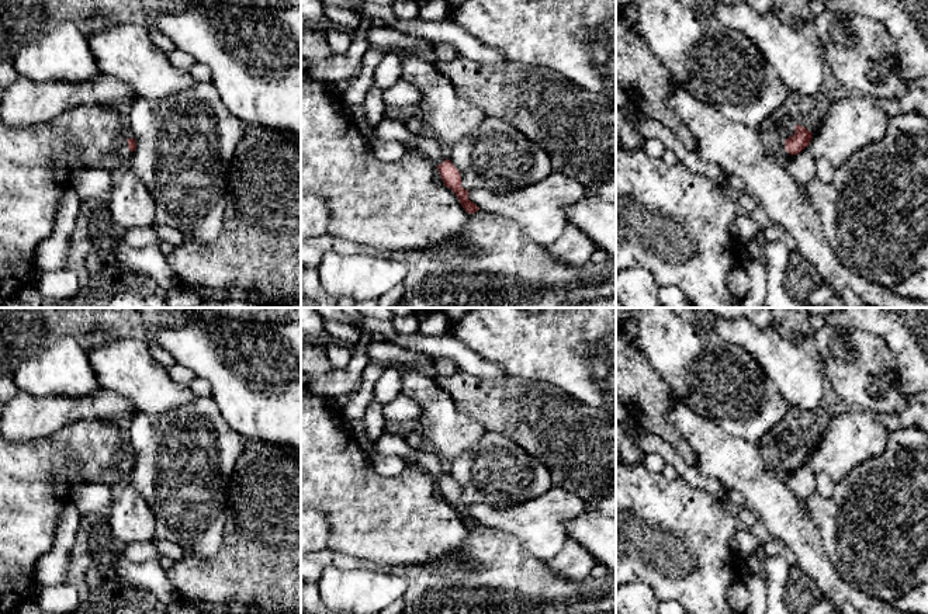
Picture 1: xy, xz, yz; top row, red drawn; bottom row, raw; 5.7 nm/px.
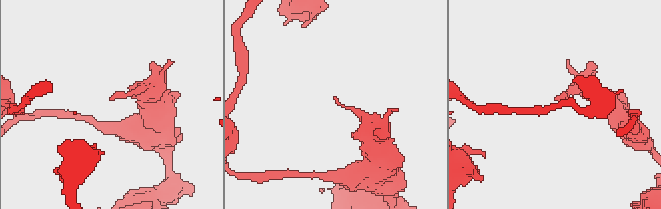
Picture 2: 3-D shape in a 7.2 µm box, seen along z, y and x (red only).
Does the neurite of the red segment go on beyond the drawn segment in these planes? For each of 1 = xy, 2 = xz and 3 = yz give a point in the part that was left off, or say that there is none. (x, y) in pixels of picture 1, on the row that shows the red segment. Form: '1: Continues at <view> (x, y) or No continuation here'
1: No continuation here
2: No continuation here
3: No continuation here

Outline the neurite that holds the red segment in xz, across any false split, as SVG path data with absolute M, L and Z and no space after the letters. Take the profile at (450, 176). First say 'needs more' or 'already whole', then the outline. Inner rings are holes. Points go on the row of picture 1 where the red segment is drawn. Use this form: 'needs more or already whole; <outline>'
already whole; M449 159L436 166L446 187L449 187L458 198L467 214L474 214L479 208L468 200L468 191L461 187L460 171Z

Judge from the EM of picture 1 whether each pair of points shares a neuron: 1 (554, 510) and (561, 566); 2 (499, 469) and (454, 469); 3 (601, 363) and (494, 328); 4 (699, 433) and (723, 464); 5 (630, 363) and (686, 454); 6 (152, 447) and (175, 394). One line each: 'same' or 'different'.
1: different
2: same
3: same
4: same
5: same
6: different

